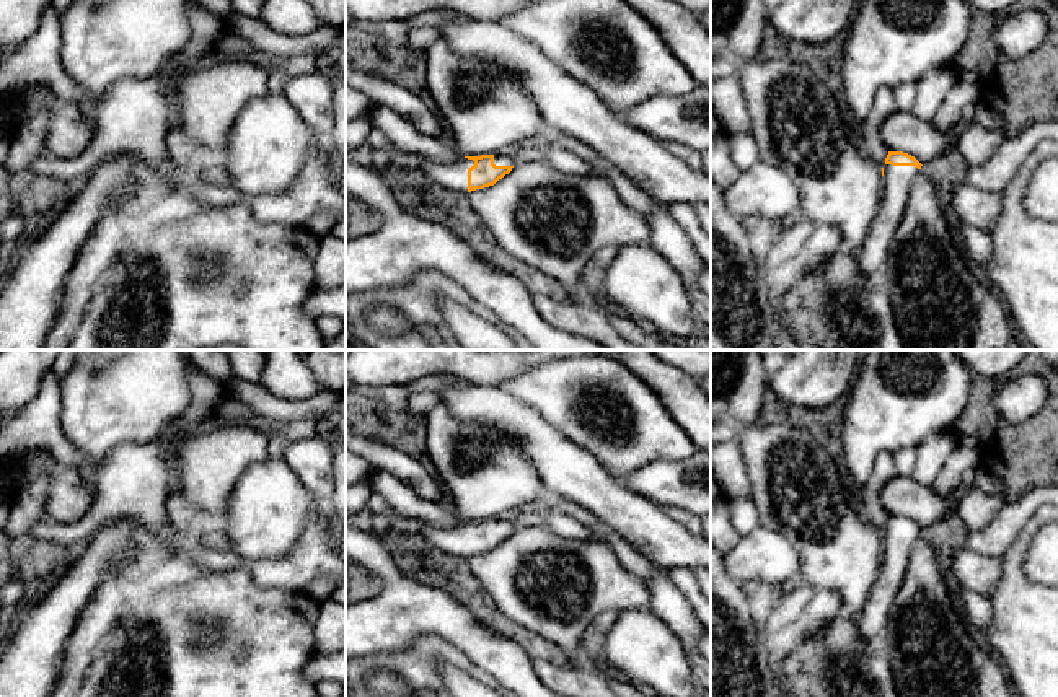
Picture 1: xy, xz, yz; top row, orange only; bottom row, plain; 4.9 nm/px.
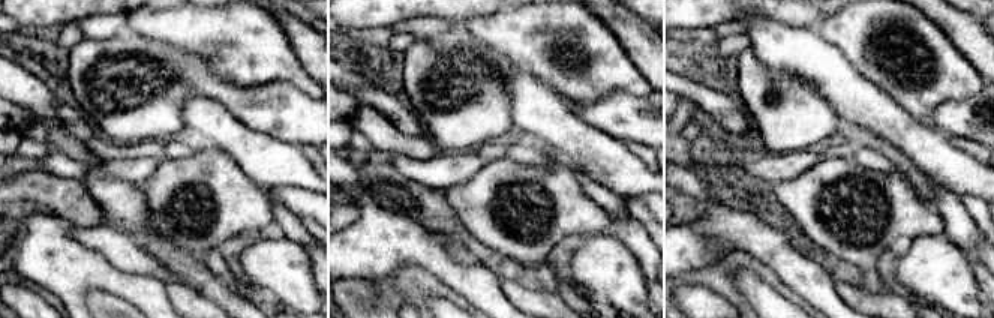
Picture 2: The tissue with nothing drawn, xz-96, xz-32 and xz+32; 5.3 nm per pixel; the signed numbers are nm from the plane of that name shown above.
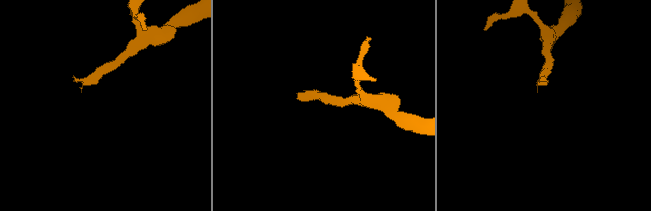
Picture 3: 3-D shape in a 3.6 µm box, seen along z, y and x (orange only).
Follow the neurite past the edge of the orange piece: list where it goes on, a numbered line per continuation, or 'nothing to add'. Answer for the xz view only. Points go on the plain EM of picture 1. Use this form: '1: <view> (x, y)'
1: xz (454, 541)

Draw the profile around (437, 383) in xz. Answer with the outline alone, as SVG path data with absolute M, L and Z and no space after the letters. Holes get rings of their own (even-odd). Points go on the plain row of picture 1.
M432 375L425 378L419 378L409 384L406 384L411 394L414 392L439 392L442 394L447 388L456 388L461 384L468 384L468 379L463 379L455 375Z

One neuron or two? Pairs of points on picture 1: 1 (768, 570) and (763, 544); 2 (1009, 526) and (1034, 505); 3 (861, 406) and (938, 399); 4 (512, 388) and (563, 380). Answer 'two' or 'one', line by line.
1: one
2: one
3: one
4: one

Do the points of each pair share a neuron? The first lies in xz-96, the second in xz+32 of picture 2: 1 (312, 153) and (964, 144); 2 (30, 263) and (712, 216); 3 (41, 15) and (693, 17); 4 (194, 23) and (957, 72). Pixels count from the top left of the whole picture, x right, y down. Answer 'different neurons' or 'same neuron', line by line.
1: same neuron
2: same neuron
3: same neuron
4: same neuron

